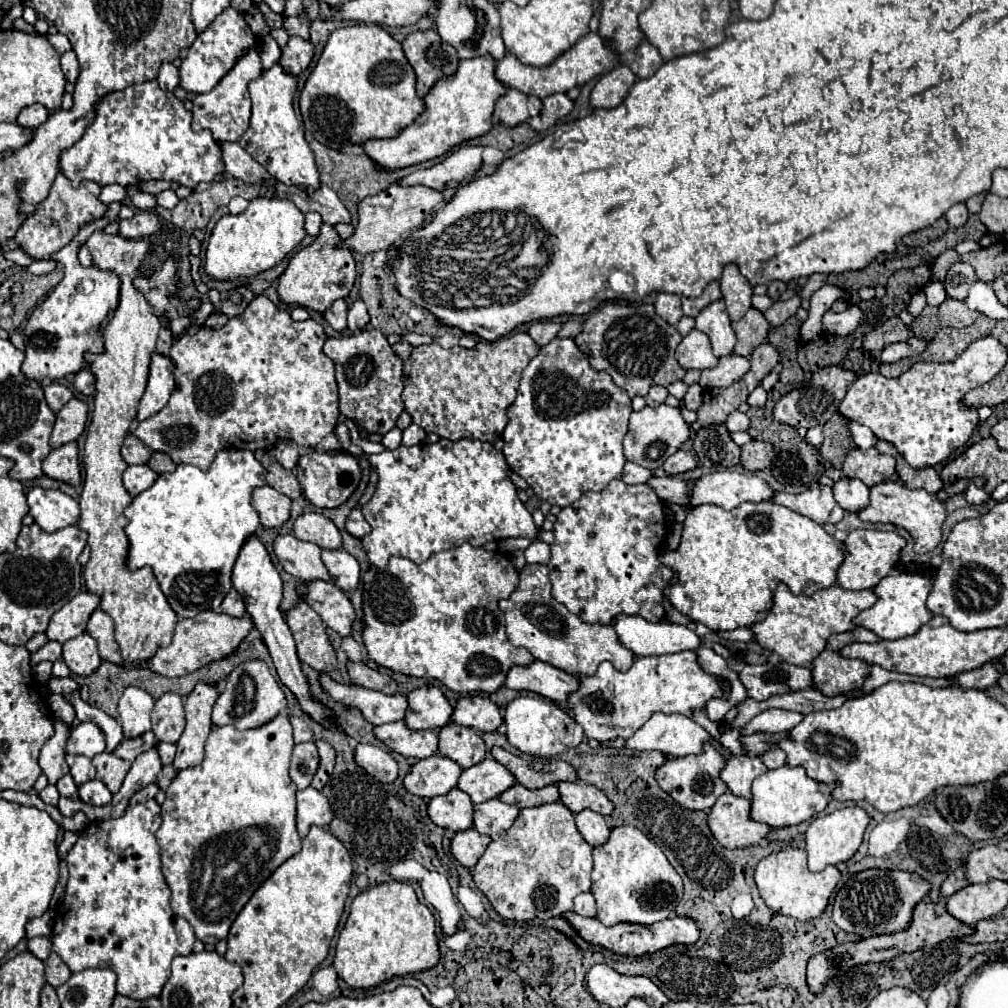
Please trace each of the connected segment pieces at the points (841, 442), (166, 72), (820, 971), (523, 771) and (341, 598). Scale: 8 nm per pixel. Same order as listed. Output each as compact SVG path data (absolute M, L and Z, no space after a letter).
M834 413L832 419L824 425L824 443L820 445L820 455L832 467L840 469L850 449L854 449L854 441L846 427L846 419L840 413Z
M164 63L158 73L158 83L164 91L174 91L174 87L178 85L178 67L172 63Z
M922 901L914 909L914 919L912 919L912 923L906 931L900 931L900 933L894 933L894 935L870 937L870 939L862 939L858 943L844 943L844 945L838 945L834 949L830 949L830 951L824 951L822 955L814 955L814 959L810 959L810 963L808 963L808 987L810 987L812 993L818 993L818 991L822 991L824 983L830 977L840 975L840 973L844 973L846 969L850 969L854 965L890 961L892 957L896 957L900 953L916 951L916 949L922 949L922 947L928 947L928 945L938 945L946 939L962 939L962 937L972 935L972 933L974 933L974 927L954 919L942 903L932 903L932 901L924 903Z
M494 747L492 755L508 771L512 771L516 781L526 789L542 789L546 785L556 785L560 781L578 781L576 769L564 761L528 761L504 751L502 747Z
M318 581L302 585L298 593L306 595L308 605L322 617L322 621L330 629L334 629L342 637L352 635L352 623L356 621L356 613L348 595L342 589L338 589L334 583Z

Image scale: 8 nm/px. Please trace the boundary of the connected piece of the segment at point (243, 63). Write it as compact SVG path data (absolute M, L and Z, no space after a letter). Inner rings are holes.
M248 49L242 57L236 59L234 67L220 79L220 83L210 93L196 95L194 109L192 109L194 113L192 129L196 133L208 129L216 141L238 141L250 123L250 95L246 87L260 73L262 73L260 55L256 49Z

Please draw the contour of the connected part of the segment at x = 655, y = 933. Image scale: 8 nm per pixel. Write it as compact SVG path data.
M566 911L564 917L568 919L568 923L580 933L580 937L584 937L588 943L592 945L600 945L604 949L610 949L614 953L620 953L620 955L648 955L648 953L656 953L664 947L670 947L674 943L684 943L684 945L692 945L700 939L700 929L696 927L696 921L690 919L690 917L672 917L672 919L664 919L664 921L658 921L658 923L652 923L652 925L636 925L636 923L616 923L612 927L606 927L602 925L596 917L594 919L588 919L588 917L582 917L574 911Z

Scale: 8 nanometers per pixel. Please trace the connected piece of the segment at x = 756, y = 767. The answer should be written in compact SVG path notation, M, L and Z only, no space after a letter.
M734 755L726 767L720 773L720 779L728 785L728 789L734 795L740 795L744 799L752 799L752 781L766 773L768 767L762 763L762 759L750 759L746 755Z

